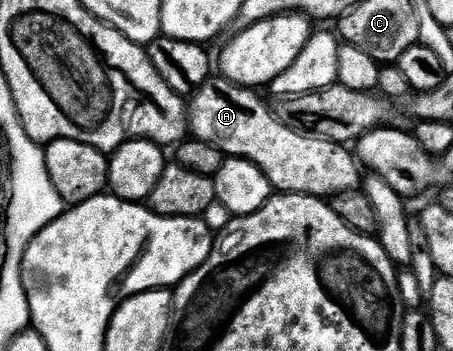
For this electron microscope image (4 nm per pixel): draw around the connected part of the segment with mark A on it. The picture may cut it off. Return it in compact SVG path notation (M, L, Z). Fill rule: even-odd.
M221 74L207 80L193 93L194 101L191 99L188 104L188 128L193 139L214 144L221 148L227 157L252 160L261 165L283 193L303 192L305 196L334 198L361 185L358 183L362 180L362 168L358 165L357 158L346 149L349 147L345 143L330 140L317 132L303 130L293 123L285 124L258 92L261 91L257 87L238 84Z

